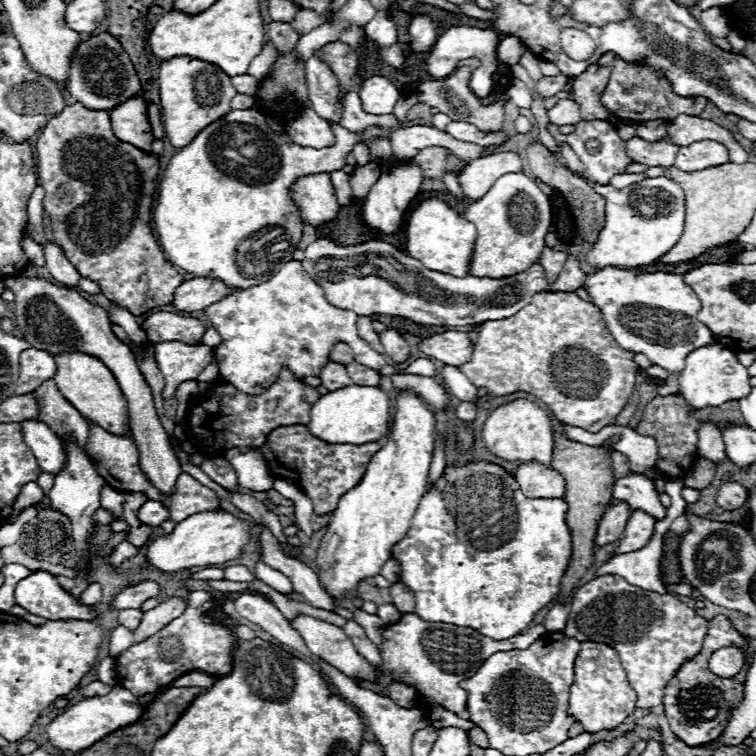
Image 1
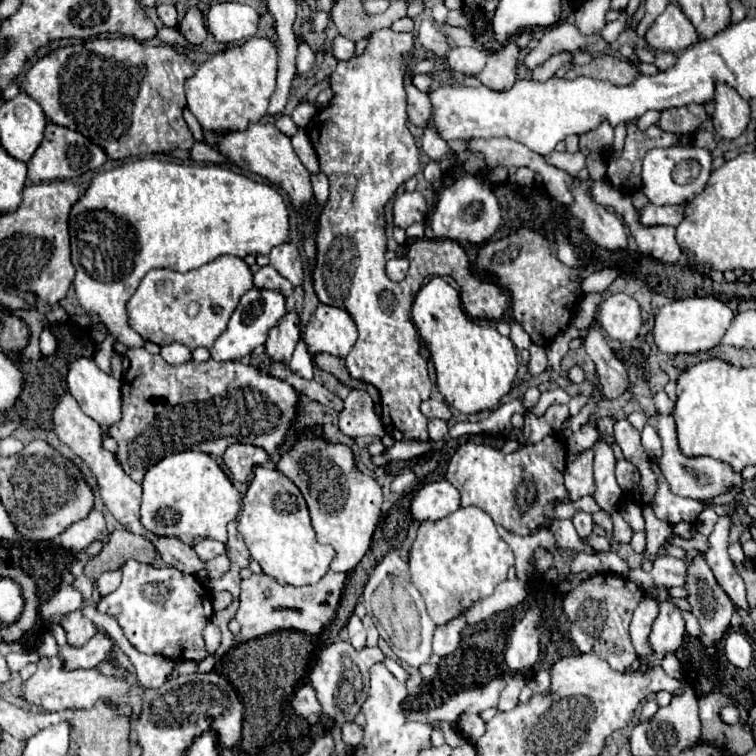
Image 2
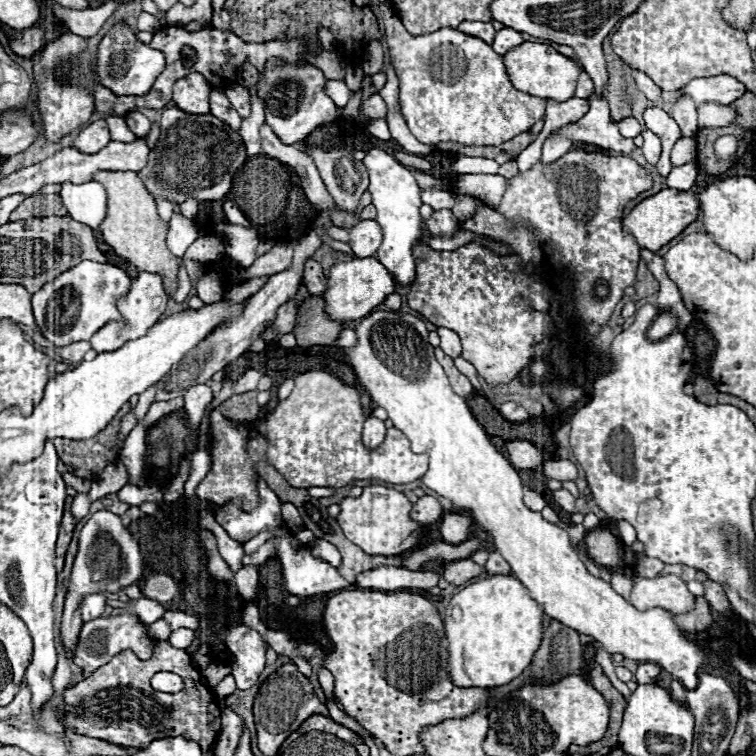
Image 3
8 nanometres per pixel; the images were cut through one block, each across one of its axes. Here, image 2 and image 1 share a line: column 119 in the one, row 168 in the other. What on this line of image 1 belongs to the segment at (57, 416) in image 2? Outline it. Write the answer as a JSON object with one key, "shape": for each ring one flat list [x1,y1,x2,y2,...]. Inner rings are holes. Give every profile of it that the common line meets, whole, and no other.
{"shape":[[502,152,486,158,476,158,470,164,462,168,458,174,458,184,470,200,482,198,490,186,504,174,508,172,520,172,522,170,522,160,514,152]]}

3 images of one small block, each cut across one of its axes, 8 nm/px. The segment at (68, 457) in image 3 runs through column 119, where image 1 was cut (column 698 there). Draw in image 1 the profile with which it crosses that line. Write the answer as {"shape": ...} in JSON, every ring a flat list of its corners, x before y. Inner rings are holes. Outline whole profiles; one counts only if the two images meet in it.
{"shape":[[676,394,656,396,652,402,648,402,648,406,644,408,642,422,638,424,636,432,656,440,656,444,660,448,656,468,662,476,682,478,690,472,690,468,694,466,694,460,698,456,698,428,700,428,700,422,706,422,706,420,714,422,718,428,723,428,728,422,733,421,737,421,738,424,745,423,737,400,726,402,718,408,704,408,700,412,690,412,690,408,686,408,684,400]]}

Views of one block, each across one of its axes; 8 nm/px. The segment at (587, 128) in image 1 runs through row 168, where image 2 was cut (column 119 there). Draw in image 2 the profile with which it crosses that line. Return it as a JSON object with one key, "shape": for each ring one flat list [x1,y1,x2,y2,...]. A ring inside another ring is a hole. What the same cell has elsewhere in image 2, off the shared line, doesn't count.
{"shape":[[126,562,120,588,104,596,98,610,114,616,128,642,142,654,160,654,172,662,200,662,208,656,202,630,214,614,212,594,196,576,176,568,154,568,140,562]]}

